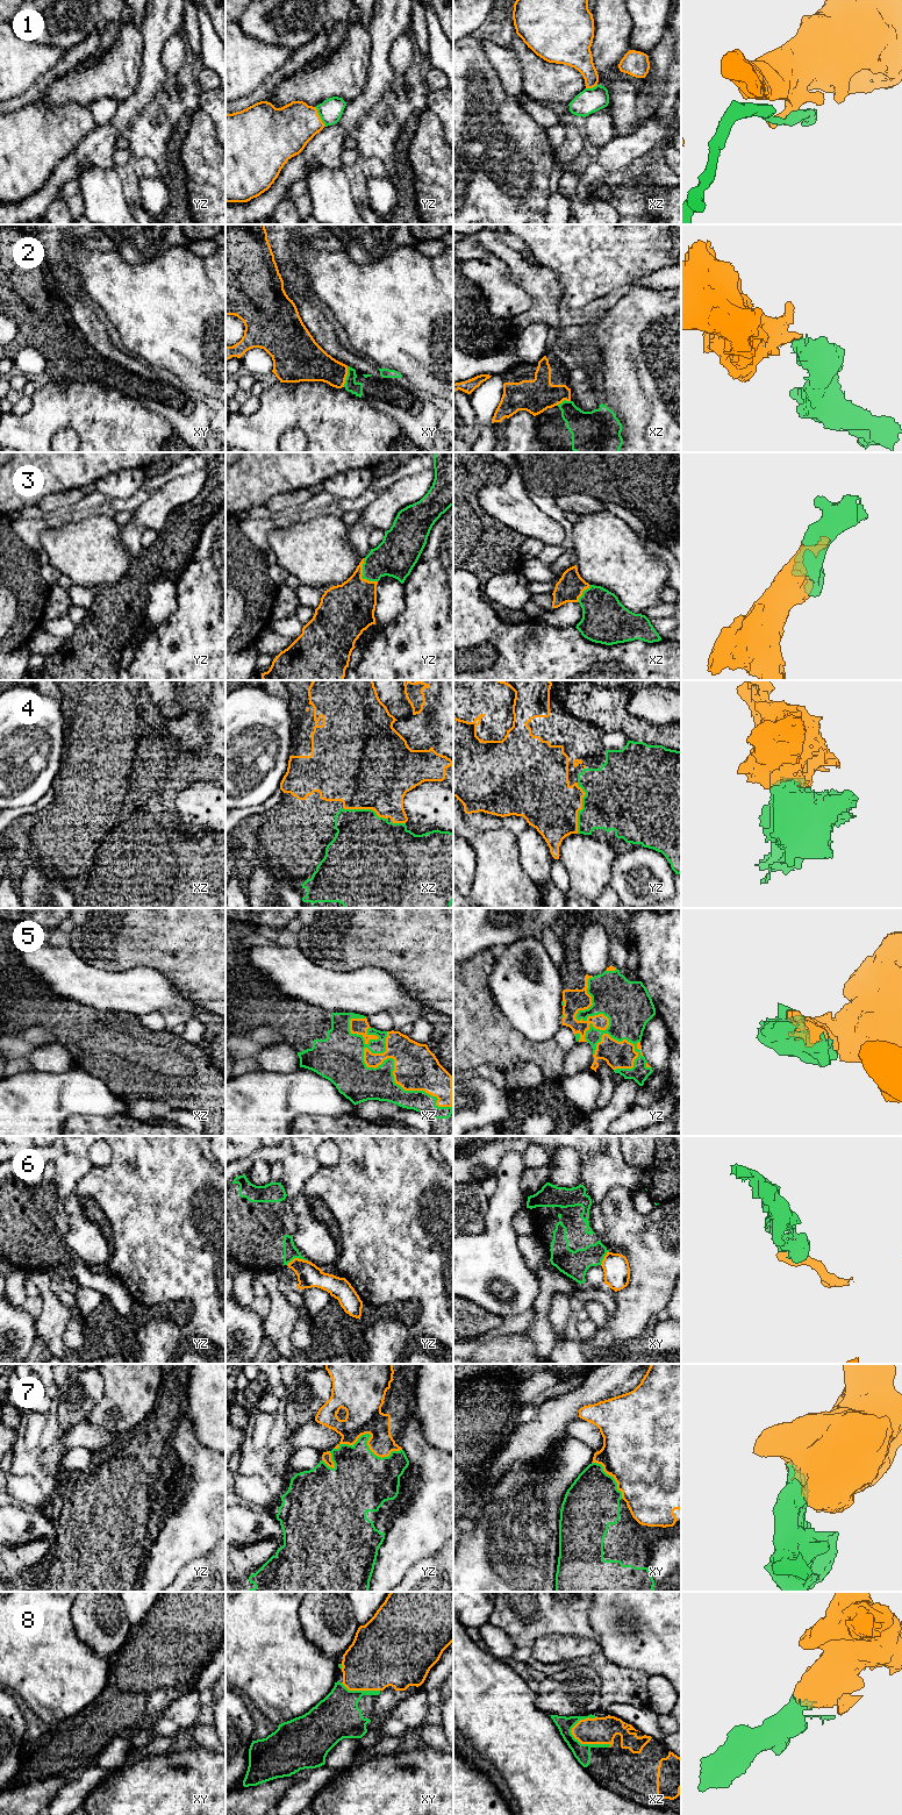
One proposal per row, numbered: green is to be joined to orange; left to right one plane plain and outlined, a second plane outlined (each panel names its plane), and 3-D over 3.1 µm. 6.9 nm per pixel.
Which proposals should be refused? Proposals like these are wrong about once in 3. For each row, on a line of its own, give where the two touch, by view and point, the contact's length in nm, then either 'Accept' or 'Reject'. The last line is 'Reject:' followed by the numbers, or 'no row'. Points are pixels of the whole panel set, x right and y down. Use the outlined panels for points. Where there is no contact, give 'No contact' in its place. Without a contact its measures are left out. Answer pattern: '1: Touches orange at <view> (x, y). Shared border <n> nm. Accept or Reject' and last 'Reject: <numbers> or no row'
1: Touches orange at yz (319, 116). Shared border 150 nm. Reject
2: Touches orange at xy (345, 377). Shared border 150 nm. Accept
3: Touches orange at yz (362, 574). Shared border 190 nm. Accept
4: Touches orange at yz (581, 808). Shared border 360 nm. Accept
5: Touches orange at xz (394, 1080). Shared border 750 nm. Accept
6: Touches orange at yz (295, 1258). Shared border 150 nm. Reject
7: Touches orange at yz (369, 1440). Shared border 480 nm. Accept
8: Touches orange at xz (589, 1743). Shared border 320 nm. Accept
Reject: 1, 6

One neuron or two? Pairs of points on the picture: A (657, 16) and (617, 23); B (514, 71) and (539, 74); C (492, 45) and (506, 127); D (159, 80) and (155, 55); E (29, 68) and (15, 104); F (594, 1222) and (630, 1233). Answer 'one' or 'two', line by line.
A: two
B: two
C: two
D: one
E: two
F: two

